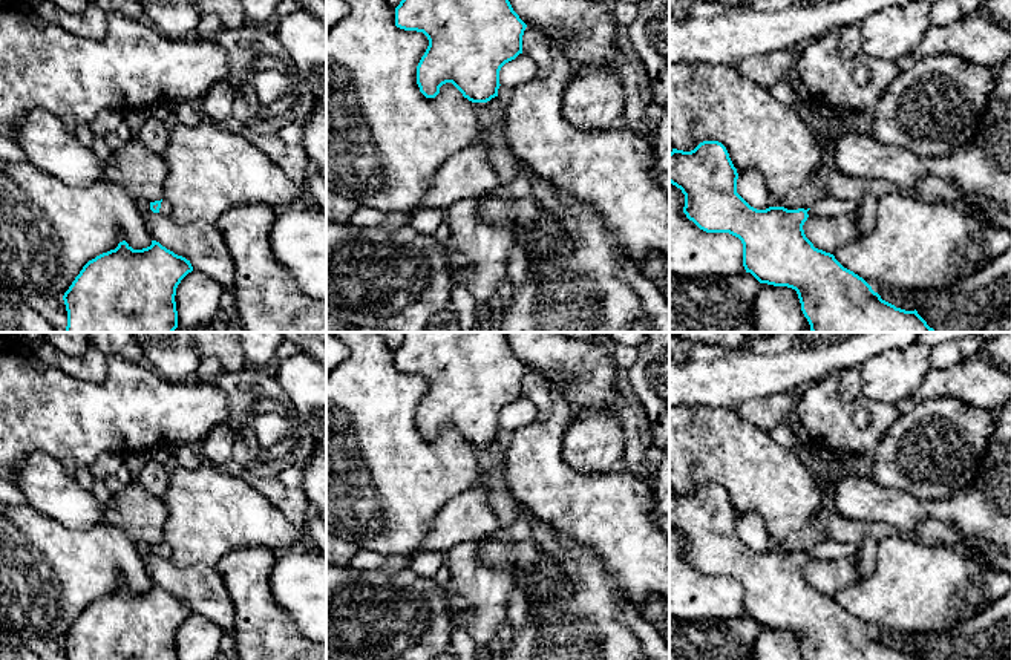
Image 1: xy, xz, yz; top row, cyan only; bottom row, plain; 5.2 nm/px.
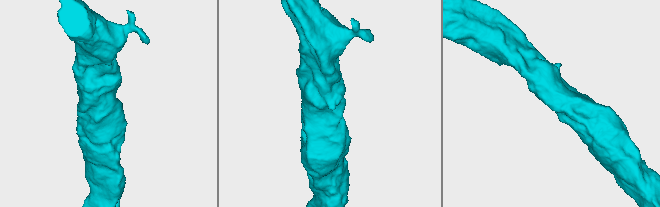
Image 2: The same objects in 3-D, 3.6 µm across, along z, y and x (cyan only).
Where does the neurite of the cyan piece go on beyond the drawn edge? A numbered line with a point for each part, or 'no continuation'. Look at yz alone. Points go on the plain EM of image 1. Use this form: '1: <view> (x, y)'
1: yz (829, 550)

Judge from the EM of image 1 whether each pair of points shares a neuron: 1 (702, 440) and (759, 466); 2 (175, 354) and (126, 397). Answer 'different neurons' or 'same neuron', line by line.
1: same neuron
2: different neurons

